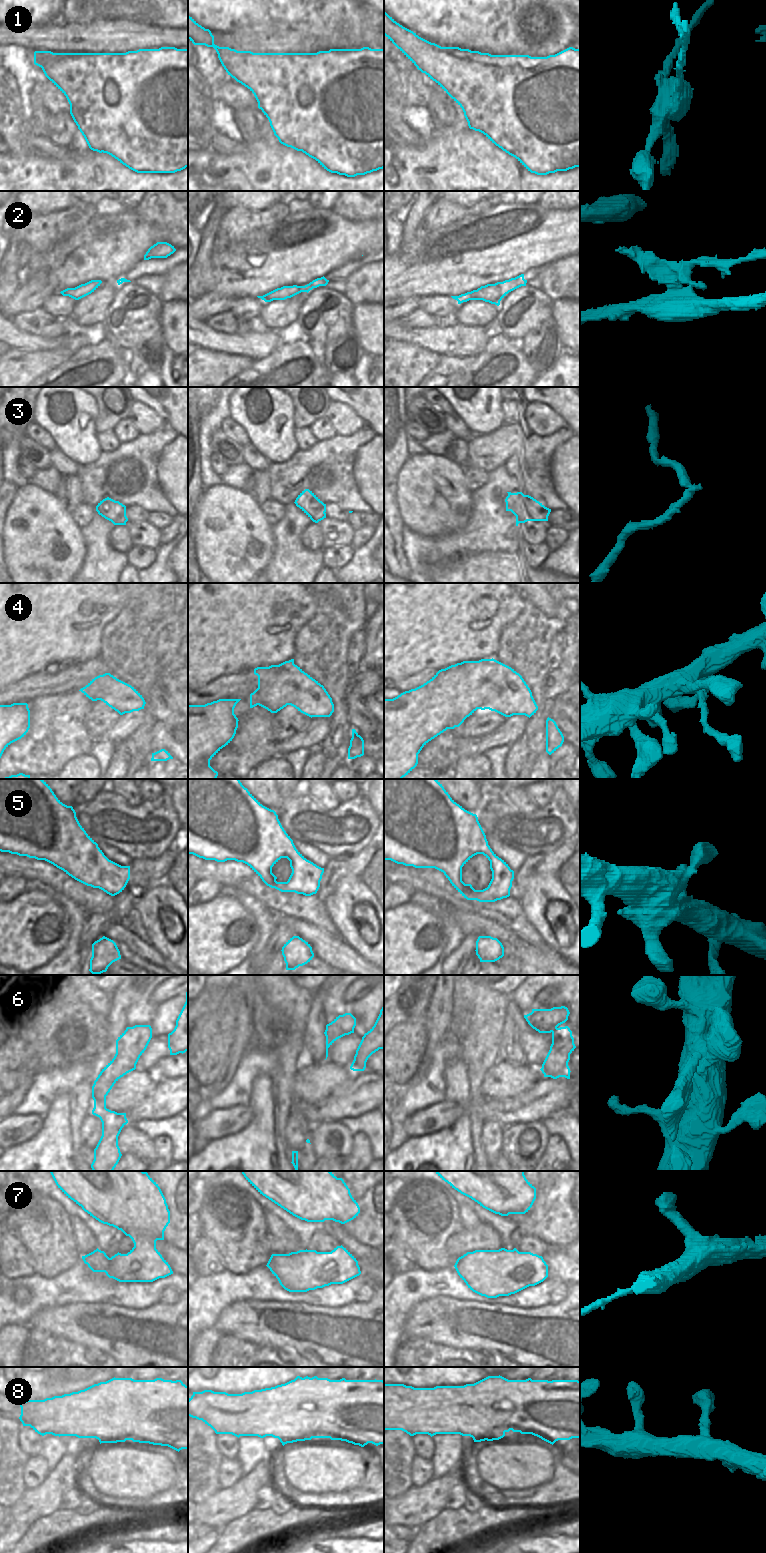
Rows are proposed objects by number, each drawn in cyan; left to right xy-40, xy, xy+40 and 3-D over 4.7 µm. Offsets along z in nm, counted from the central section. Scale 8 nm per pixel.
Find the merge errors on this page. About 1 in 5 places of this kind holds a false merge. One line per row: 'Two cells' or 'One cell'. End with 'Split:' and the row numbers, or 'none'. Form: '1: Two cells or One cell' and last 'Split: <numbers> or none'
1: Two cells
2: One cell
3: Two cells
4: One cell
5: One cell
6: One cell
7: One cell
8: One cell
Split: 1, 3.

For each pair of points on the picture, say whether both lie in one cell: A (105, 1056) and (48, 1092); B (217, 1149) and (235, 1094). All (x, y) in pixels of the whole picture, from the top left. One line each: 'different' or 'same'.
A: same
B: different

